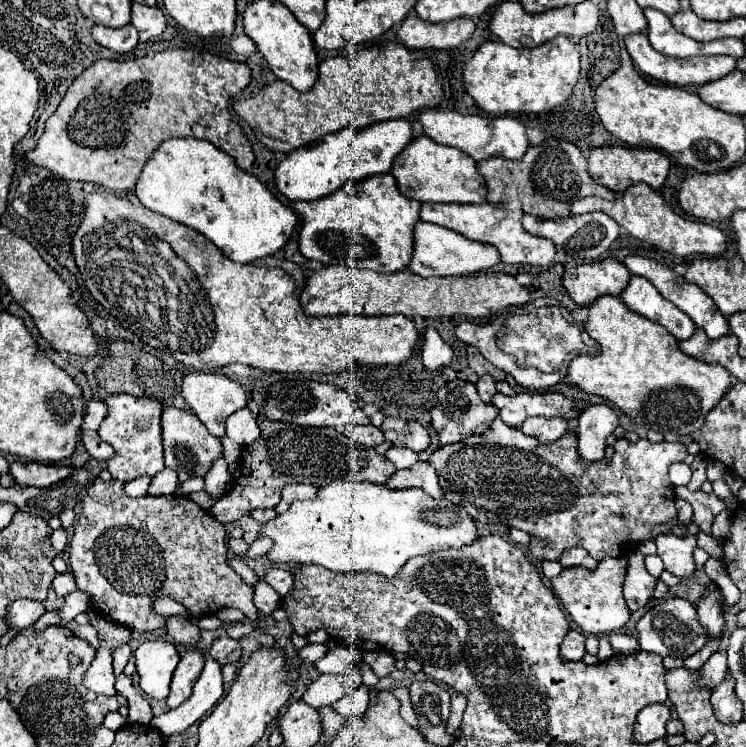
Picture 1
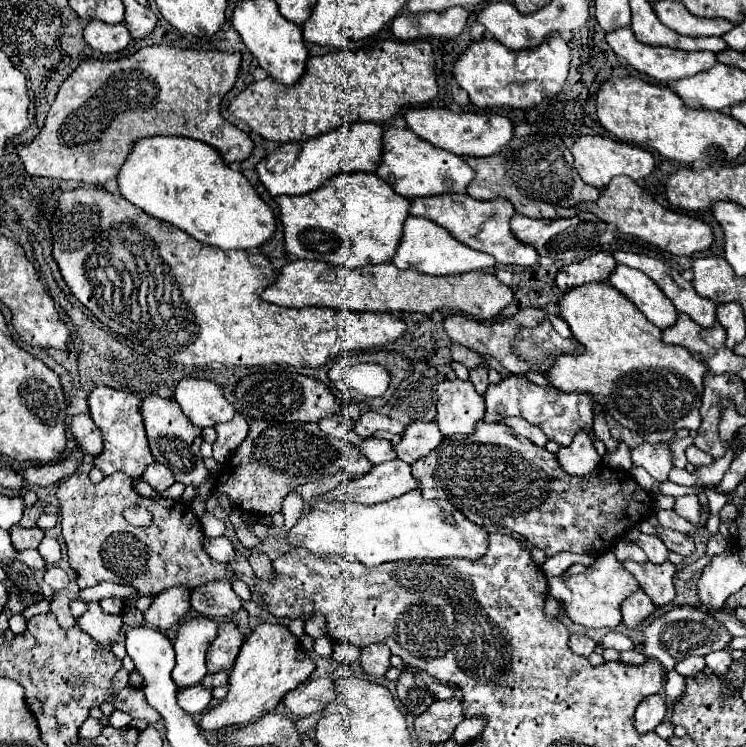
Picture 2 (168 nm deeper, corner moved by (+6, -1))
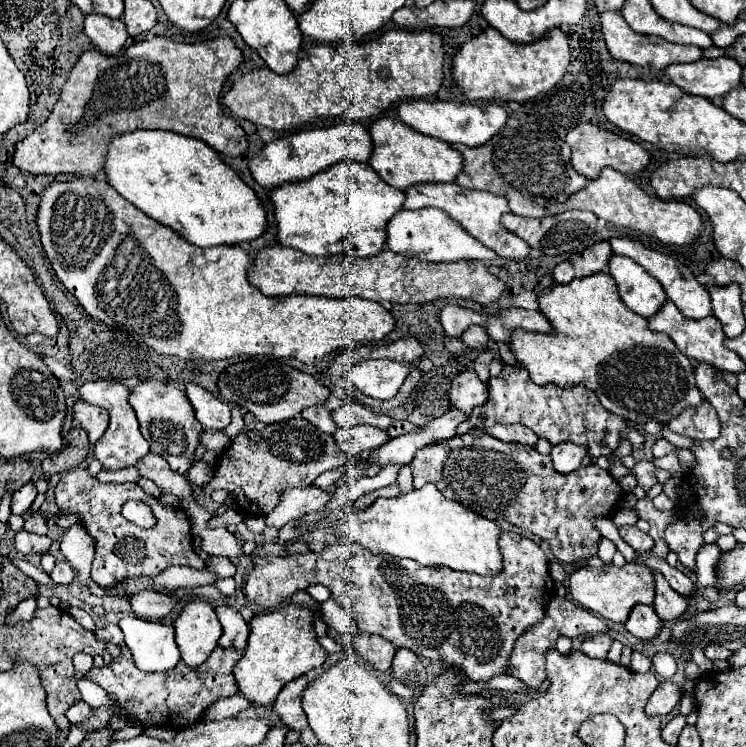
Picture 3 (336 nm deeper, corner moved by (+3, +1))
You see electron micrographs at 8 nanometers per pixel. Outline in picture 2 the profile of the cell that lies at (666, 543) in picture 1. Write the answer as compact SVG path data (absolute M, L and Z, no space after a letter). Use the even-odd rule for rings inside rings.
M637 528L629 530L625 536L627 536L631 542L635 542L635 544L647 554L647 558L649 558L653 564L667 562L669 548L661 542L661 538L657 538L657 536L649 536L649 534L643 534L643 532L639 532Z

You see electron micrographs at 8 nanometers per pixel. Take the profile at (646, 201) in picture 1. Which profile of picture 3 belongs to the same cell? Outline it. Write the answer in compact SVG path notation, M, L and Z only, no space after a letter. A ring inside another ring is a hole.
M604 168L600 172L600 176L596 180L588 180L588 184L580 190L580 192L574 192L564 204L560 206L548 206L548 214L556 214L556 212L564 212L564 210L572 210L572 208L578 208L578 210L588 210L588 212L594 212L598 218L604 218L606 222L614 224L614 226L622 226L622 228L632 228L632 230L638 230L646 236L654 236L658 238L660 242L664 244L690 244L692 240L696 240L700 228L702 228L702 216L686 202L668 202L668 200L660 200L660 198L650 198L644 190L640 190L632 180L628 180L624 174L620 174L618 170L614 168Z

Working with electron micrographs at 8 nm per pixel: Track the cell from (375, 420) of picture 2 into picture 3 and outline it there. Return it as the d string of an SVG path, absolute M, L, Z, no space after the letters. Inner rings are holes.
M346 400L340 408L336 408L332 412L332 420L336 422L336 426L356 426L356 424L370 424L382 430L388 430L392 420L386 414L374 412L372 408L366 408L358 402L350 402Z

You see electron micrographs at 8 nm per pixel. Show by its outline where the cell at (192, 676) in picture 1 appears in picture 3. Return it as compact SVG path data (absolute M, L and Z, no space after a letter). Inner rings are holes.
M192 600L184 604L174 628L180 656L190 668L198 668L202 662L206 662L222 636L214 606L204 600Z

